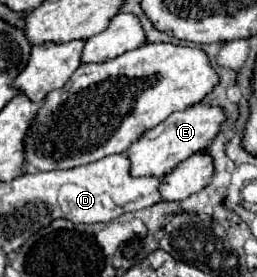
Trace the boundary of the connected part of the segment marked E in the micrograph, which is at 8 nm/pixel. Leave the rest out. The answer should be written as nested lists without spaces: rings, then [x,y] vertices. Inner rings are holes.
[[[195,103],[183,111],[171,113],[171,117],[159,123],[155,129],[147,131],[135,145],[131,145],[129,159],[131,159],[131,175],[133,177],[161,177],[173,171],[181,161],[189,159],[193,153],[203,151],[221,131],[221,125],[227,121],[227,115],[221,107]]]

